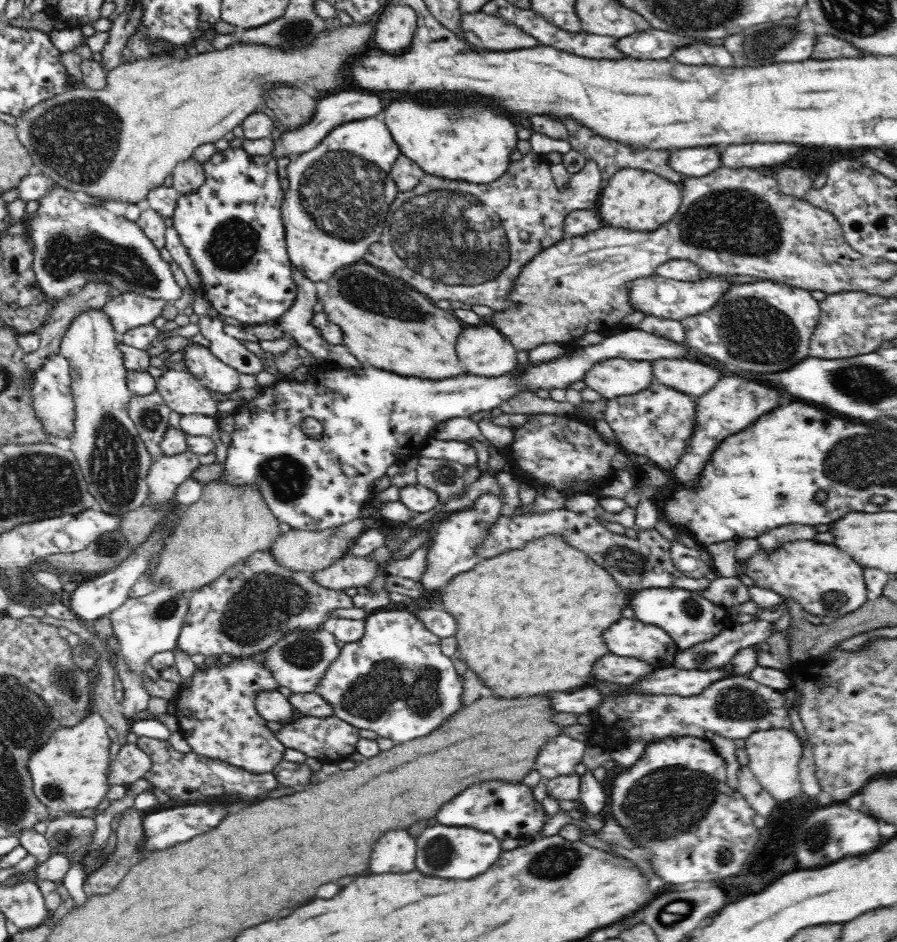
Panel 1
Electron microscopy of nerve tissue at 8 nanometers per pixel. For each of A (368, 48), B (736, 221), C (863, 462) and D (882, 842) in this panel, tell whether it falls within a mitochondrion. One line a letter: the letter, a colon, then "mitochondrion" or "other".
A: other
B: mitochondrion
C: mitochondrion
D: other

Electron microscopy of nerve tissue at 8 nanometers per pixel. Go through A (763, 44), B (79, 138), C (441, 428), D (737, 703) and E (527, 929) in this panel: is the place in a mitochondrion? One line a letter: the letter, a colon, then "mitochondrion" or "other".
A: mitochondrion
B: mitochondrion
C: other
D: mitochondrion
E: other

